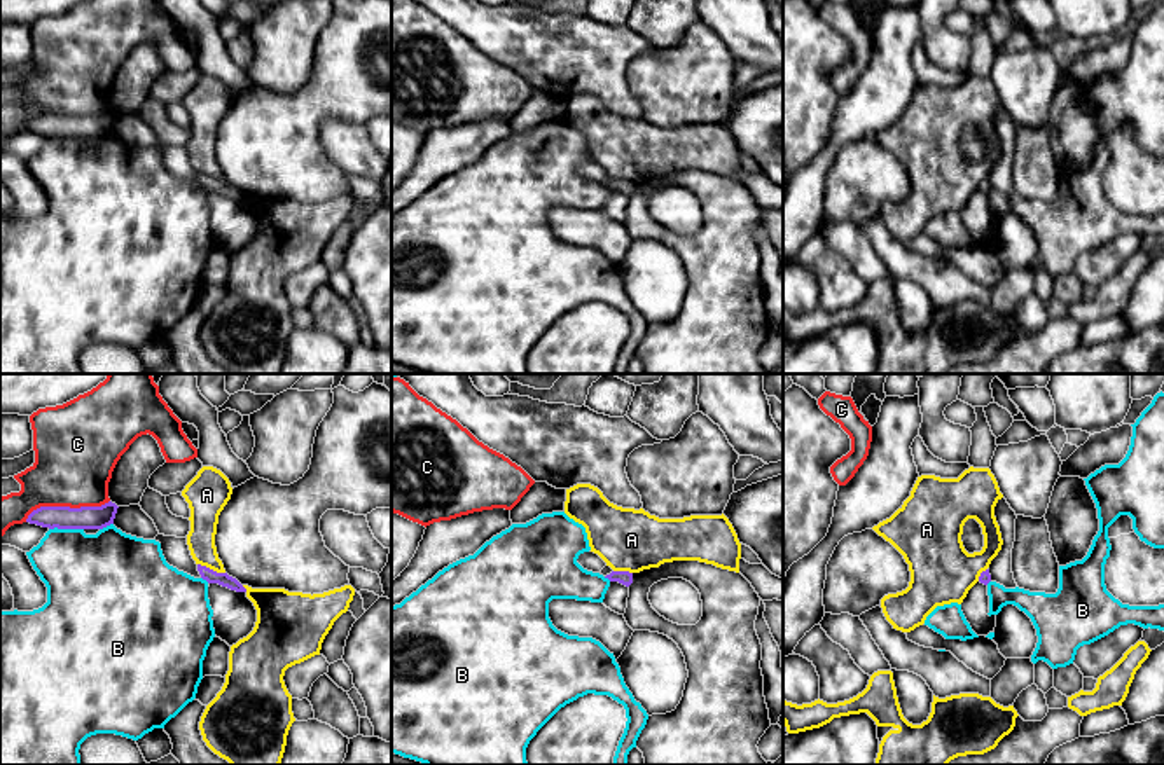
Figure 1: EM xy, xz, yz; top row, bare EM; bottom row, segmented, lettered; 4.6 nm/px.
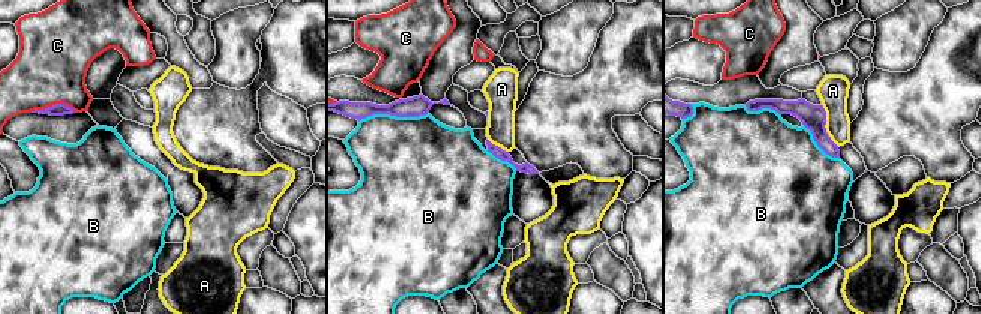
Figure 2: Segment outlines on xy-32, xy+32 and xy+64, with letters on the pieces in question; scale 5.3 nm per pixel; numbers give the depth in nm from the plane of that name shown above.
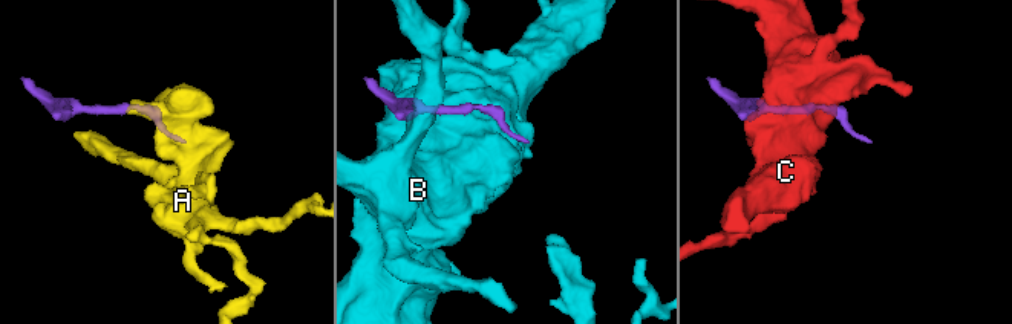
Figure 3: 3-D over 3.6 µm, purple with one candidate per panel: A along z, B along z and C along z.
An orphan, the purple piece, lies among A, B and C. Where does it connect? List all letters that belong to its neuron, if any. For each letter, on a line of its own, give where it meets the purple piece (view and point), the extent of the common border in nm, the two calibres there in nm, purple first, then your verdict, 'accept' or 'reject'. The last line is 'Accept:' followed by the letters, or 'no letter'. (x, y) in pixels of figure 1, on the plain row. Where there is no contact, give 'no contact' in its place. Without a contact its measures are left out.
A: xy (212, 179) | 140 nm | 60/130 nm | reject
B: xy (65, 137) | 160 nm | 110/400 nm | reject
C: xy (65, 116) | 400 nm | 110/380 nm | reject
Accept: no letter

